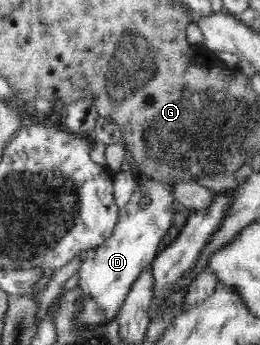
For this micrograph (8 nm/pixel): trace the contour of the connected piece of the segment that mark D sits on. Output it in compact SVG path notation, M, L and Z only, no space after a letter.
M144 178L138 192L134 191L127 205L120 209L120 220L116 222L111 238L99 250L93 251L92 258L84 260L79 269L78 285L82 286L87 301L84 302L84 314L76 316L76 327L98 326L118 316L129 288L146 267L151 266L160 250L160 242L172 226L176 214L172 185Z

